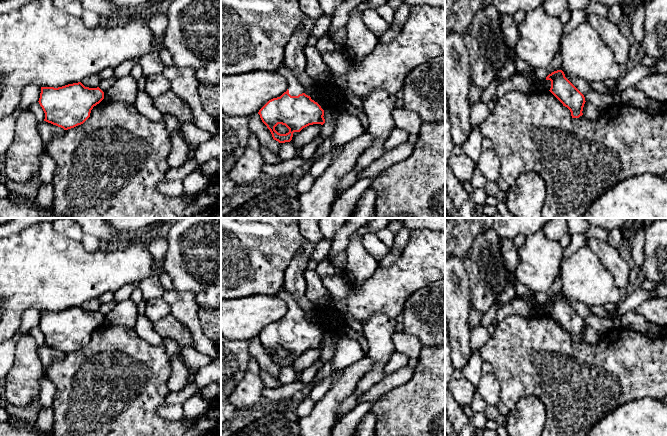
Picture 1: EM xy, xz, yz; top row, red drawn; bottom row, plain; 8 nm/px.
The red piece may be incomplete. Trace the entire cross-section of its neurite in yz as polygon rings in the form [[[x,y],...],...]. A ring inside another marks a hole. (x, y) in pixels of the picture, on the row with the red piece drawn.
[[[562,70],[552,72],[546,77],[551,81],[550,92],[567,107],[572,118],[579,118],[583,115],[585,104],[584,95],[565,77]]]

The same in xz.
[[[286,65],[274,73],[287,79],[288,89],[280,97],[269,100],[258,112],[262,122],[270,130],[274,140],[279,143],[290,142],[294,132],[303,128],[325,123],[324,110],[304,93],[303,86]],[[278,124],[285,125],[289,132],[280,134],[275,130]]]

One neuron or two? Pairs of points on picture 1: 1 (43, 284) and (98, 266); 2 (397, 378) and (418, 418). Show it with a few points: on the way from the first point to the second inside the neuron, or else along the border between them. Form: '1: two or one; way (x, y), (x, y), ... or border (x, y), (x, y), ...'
1: one; way (57, 275), (84, 275)
2: two; border (414, 370), (409, 380), (383, 394)

